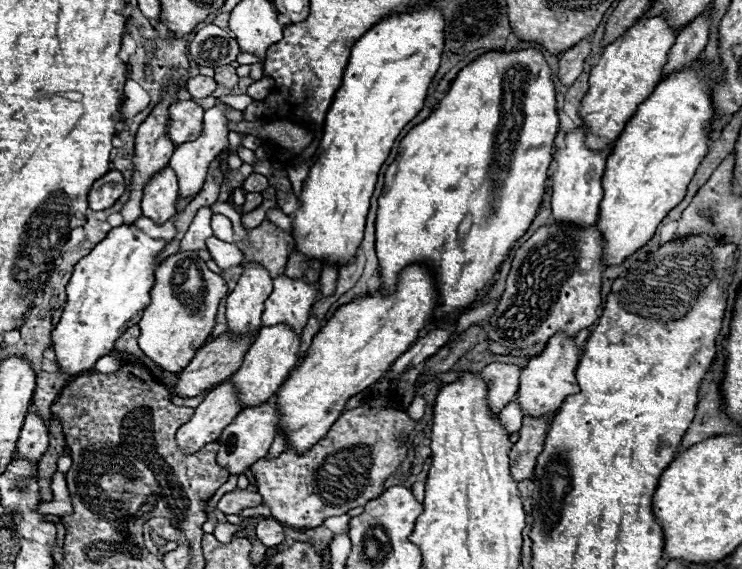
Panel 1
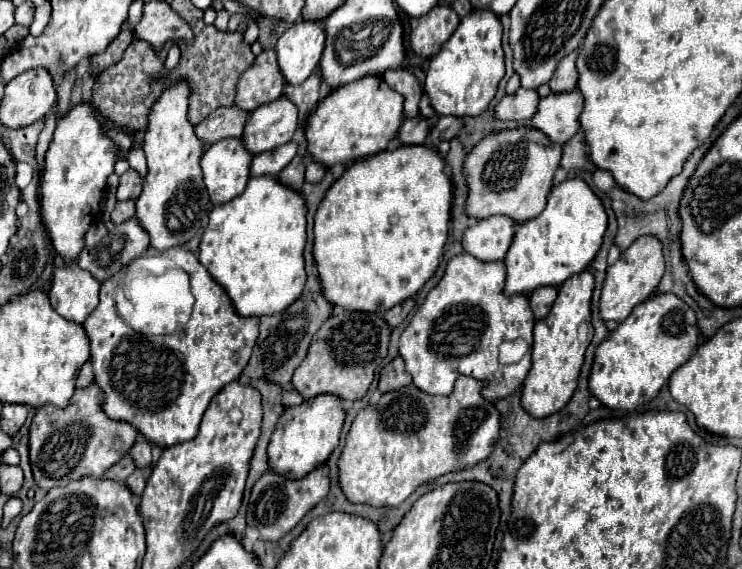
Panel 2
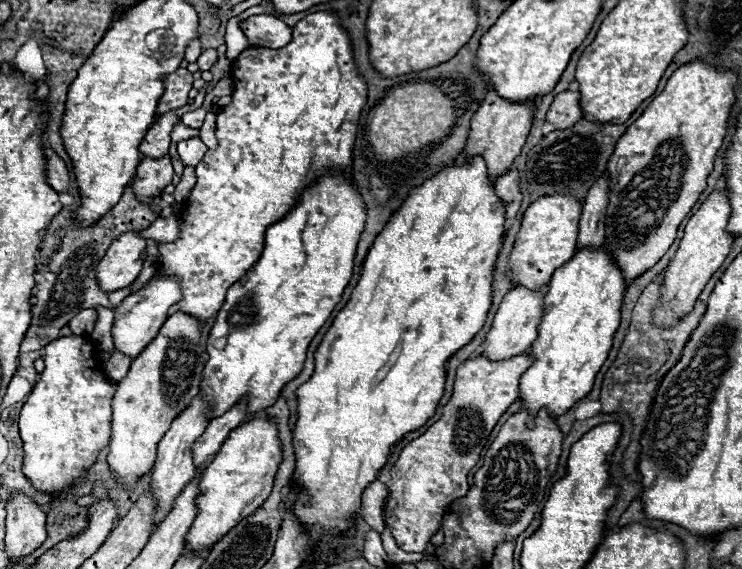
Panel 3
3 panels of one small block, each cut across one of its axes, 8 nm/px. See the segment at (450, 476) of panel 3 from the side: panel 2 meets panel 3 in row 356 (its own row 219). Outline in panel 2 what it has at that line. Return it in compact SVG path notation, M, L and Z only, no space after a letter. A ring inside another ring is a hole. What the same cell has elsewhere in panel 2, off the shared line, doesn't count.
M528 126L486 136L464 160L464 176L468 184L466 216L476 220L508 216L518 224L536 218L546 206L560 154L560 144L550 142L542 132Z

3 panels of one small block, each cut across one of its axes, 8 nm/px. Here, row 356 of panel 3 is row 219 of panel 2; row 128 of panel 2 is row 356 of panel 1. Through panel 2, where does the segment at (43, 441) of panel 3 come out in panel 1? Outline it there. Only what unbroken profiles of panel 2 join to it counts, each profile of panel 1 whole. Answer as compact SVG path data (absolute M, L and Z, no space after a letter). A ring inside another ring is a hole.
M140 216L130 226L112 228L112 232L84 256L66 284L66 306L60 322L52 330L52 348L58 368L76 376L78 372L92 370L96 360L114 350L114 342L128 328L130 320L138 318L150 302L150 288L154 284L154 270L160 264L156 254L174 238L176 228L172 220L154 224L150 218Z

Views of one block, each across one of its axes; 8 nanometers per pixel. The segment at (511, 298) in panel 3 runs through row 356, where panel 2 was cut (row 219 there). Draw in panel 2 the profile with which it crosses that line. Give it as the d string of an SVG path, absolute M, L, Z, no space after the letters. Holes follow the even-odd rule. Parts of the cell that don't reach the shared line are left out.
M488 218L472 224L464 232L462 248L482 262L496 262L506 256L514 232L516 222L510 218Z

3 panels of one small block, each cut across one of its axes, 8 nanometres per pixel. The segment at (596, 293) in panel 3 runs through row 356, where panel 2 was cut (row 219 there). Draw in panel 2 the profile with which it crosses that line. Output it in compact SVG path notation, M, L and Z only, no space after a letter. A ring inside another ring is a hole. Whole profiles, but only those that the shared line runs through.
M572 178L572 180L564 180L558 186L554 186L548 194L548 202L546 208L532 220L532 222L524 222L524 226L516 228L512 246L504 258L506 264L506 286L504 286L504 294L506 296L514 296L514 294L530 294L540 286L562 286L570 276L580 274L584 270L588 270L590 262L594 260L596 252L602 246L602 236L606 232L608 226L608 216L604 212L604 206L600 202L600 198L590 190L590 186L580 180L580 178Z

